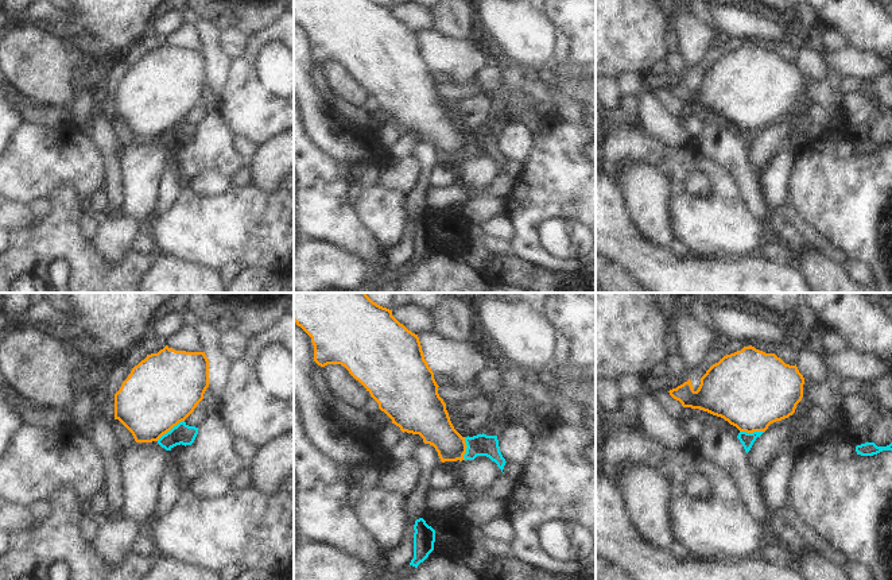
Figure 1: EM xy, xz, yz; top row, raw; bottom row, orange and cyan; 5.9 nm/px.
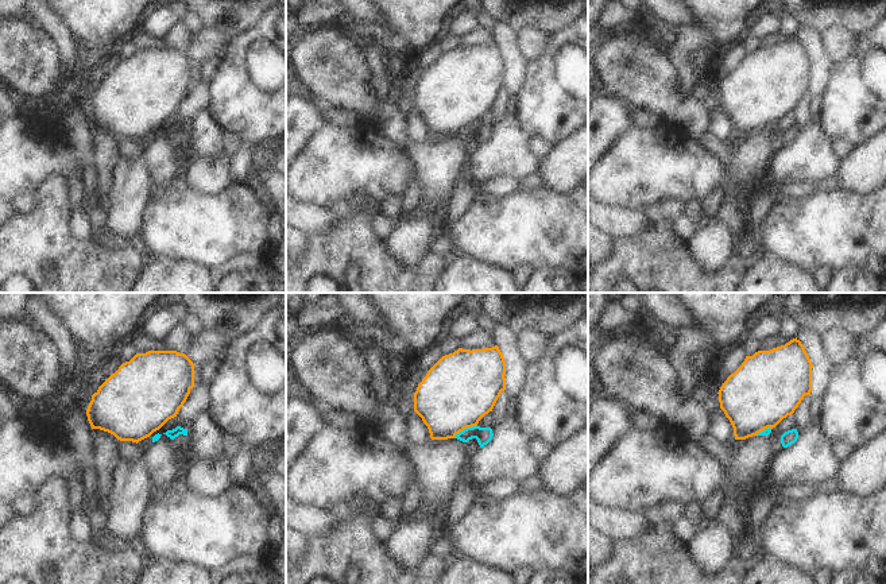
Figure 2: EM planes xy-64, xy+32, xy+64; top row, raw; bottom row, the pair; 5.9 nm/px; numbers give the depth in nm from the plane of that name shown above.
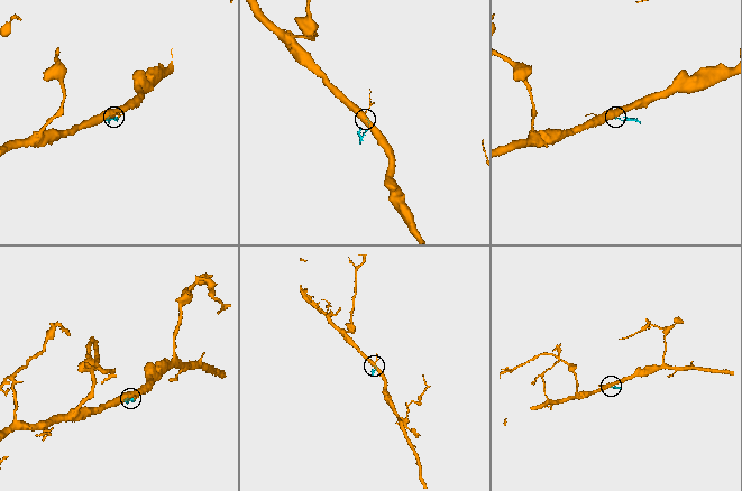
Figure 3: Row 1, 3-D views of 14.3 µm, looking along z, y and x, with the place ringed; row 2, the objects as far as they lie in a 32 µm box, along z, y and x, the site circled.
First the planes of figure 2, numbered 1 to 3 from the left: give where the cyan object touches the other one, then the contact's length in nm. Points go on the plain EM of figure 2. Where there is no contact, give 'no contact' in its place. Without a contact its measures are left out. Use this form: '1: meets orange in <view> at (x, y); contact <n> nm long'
1: no contact
2: meets orange in xy+32 at (464, 126); contact 160 nm long
3: meets orange in xy+64 at (763, 127); contact 100 nm long

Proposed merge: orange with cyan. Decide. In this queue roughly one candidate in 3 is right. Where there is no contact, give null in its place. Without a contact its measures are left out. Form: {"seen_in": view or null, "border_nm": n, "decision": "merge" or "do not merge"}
{"seen_in": "xy", "border_nm": 200, "decision": "do not merge"}

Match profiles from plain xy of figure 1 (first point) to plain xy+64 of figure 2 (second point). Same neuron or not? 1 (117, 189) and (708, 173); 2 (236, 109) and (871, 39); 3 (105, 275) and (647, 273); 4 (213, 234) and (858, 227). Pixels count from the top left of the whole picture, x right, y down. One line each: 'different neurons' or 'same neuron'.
1: different neurons
2: same neuron
3: same neuron
4: same neuron

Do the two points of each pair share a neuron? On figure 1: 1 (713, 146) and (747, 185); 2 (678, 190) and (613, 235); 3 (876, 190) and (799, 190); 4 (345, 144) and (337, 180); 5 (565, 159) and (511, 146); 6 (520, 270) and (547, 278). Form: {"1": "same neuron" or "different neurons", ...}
{"1": "same neuron", "2": "different neurons", "3": "same neuron", "4": "different neurons", "5": "different neurons", "6": "same neuron"}

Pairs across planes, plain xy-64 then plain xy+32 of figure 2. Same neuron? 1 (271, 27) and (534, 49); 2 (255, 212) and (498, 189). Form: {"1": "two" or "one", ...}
{"1": "two", "2": "two"}

